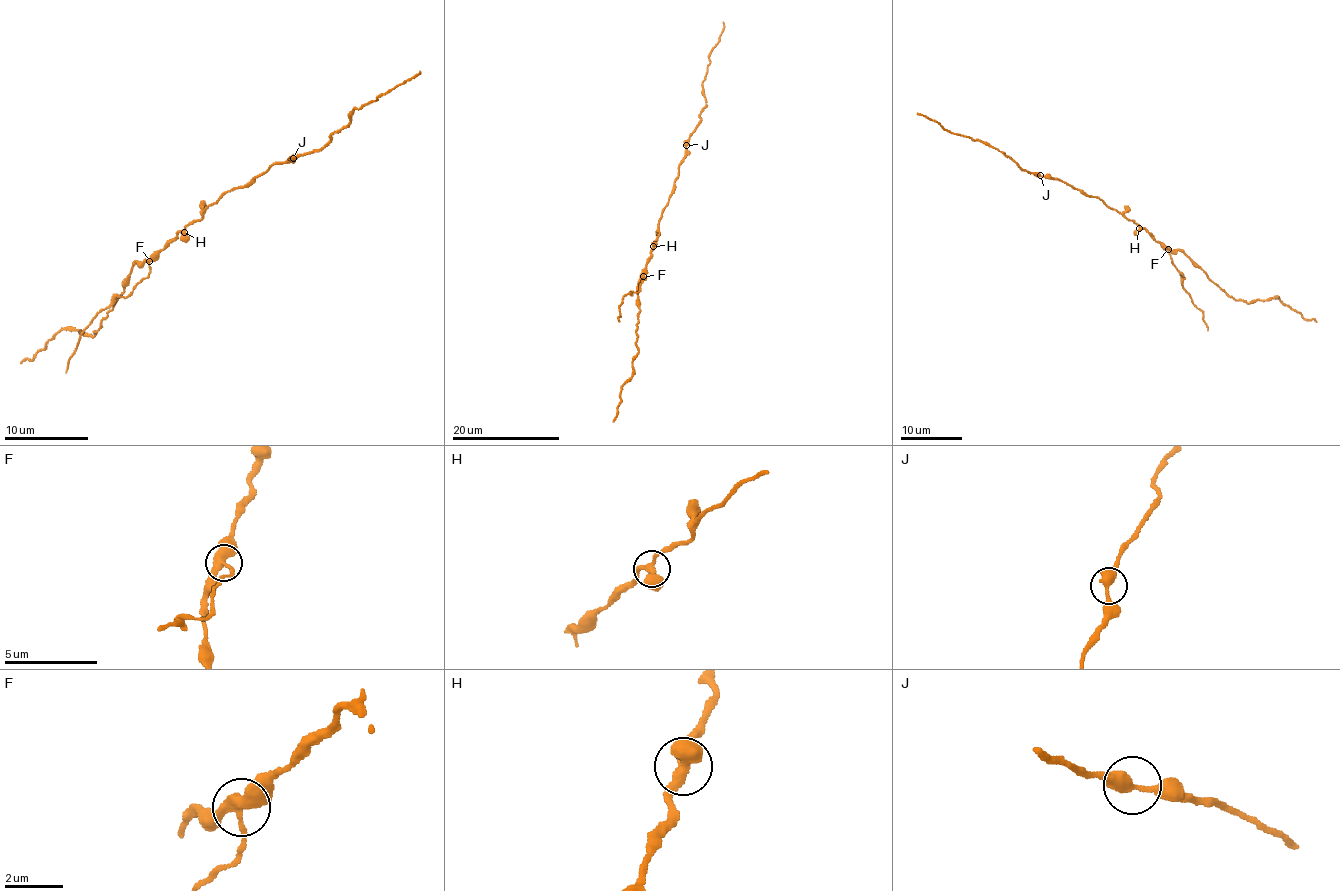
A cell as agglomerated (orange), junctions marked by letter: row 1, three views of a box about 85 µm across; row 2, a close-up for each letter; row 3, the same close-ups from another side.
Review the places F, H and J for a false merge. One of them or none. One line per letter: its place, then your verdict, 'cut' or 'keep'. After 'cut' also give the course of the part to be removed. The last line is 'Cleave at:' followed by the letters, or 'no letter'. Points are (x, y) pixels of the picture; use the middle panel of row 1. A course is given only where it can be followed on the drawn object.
F: place (643, 276); cut; course (643, 276), (646, 279), (637, 293), (626, 294), (619, 305), (619, 321)
H: place (653, 246); keep
J: place (686, 145); keep
Cleave at: F

